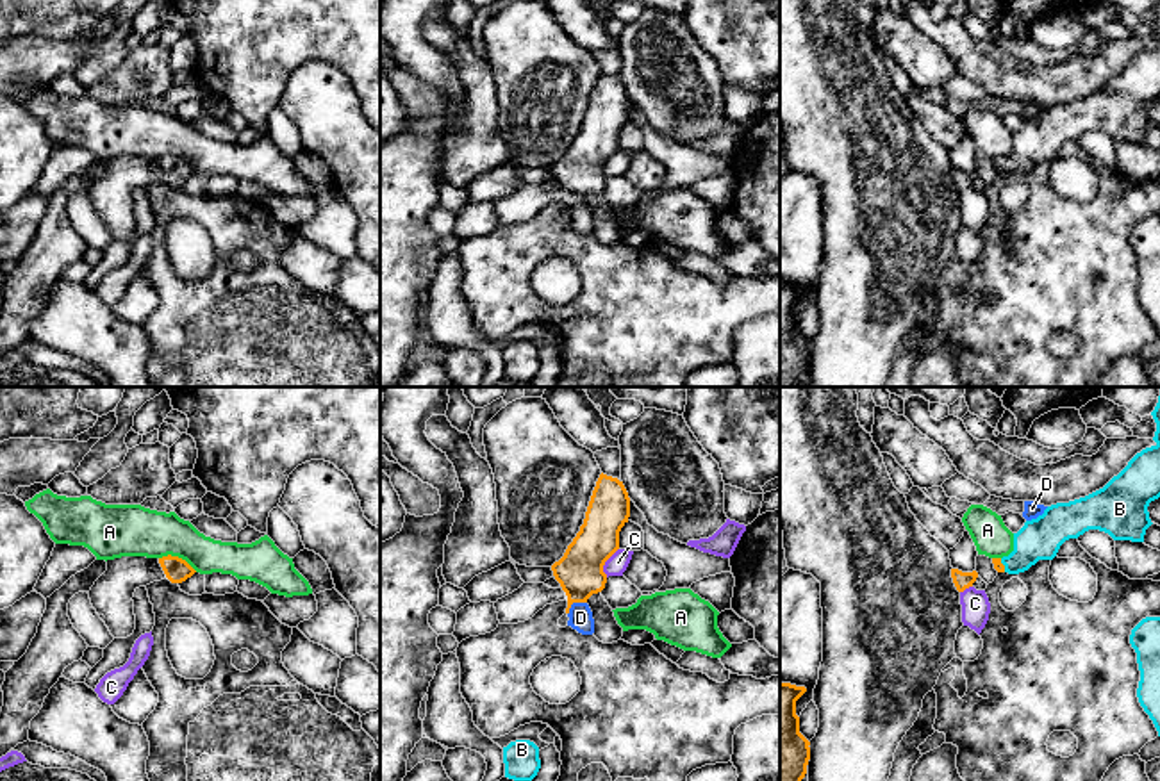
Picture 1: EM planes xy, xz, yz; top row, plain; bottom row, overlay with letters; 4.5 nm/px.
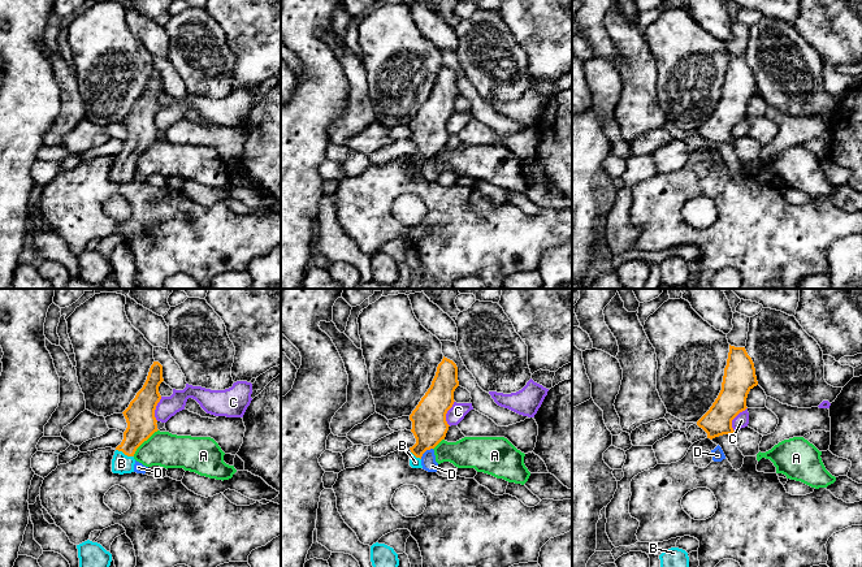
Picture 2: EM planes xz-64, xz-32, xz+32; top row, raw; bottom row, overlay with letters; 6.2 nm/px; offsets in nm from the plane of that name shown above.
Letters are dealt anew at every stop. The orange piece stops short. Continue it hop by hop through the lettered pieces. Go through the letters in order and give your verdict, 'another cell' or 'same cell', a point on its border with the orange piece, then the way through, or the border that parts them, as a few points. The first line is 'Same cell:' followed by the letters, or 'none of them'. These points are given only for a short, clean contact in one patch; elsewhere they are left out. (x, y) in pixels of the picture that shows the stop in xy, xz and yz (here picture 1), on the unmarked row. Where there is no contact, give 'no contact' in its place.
Same cell: B
A: another cell; meets orange in xy at (177, 157); border along xy (159, 157), (181, 157), (197, 172)
B: same cell; meets orange in yz at (1003, 166); runs through yz (998, 166), (1003, 166), (1014, 164), (1039, 139)
C: another cell; meets orange in xz at (605, 161); border along xz (618, 148), (604, 166), (605, 177)
D: another cell; meets orange in xz at (573, 202); border along xz (586, 202), (575, 202), (568, 214)

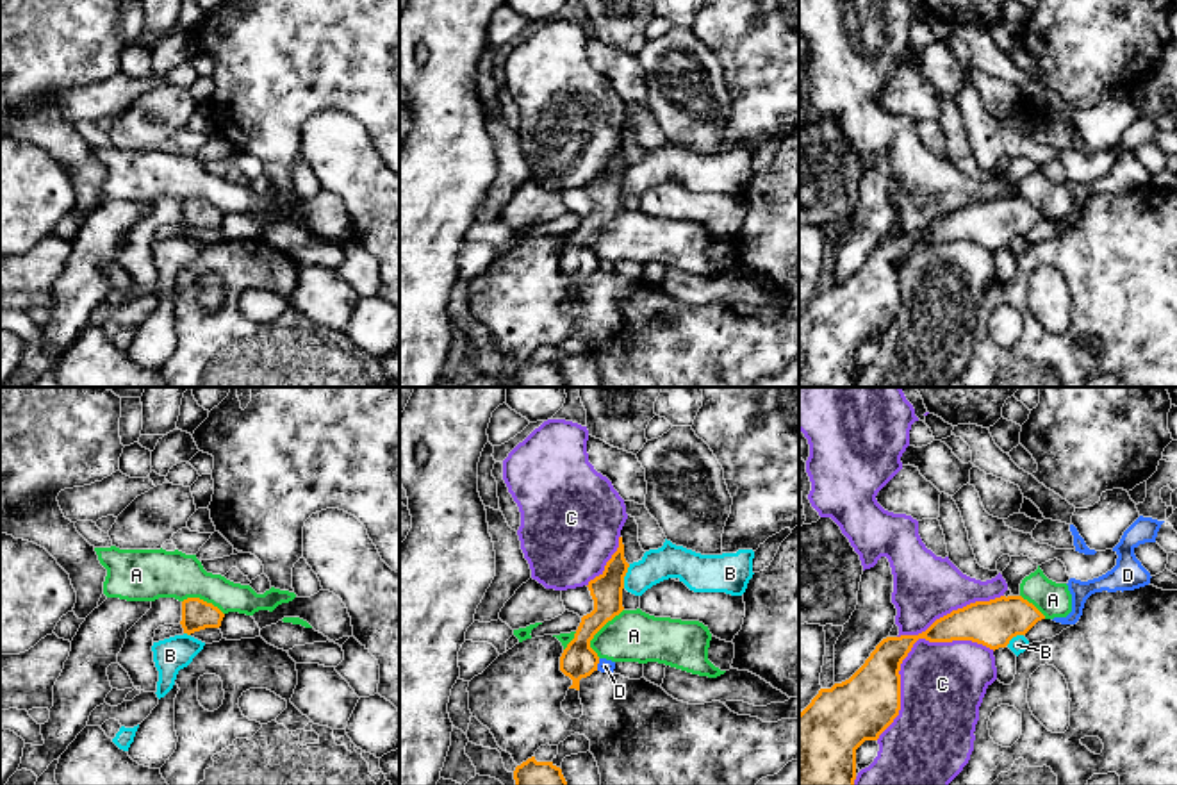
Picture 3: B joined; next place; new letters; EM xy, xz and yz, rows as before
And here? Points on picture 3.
Same cell: none of them
A: another cell; meets orange in xz at (598, 231); border along xz (623, 209), (591, 241), (591, 248), (598, 257)
B: another cell; meets orange in xz at (625, 175); border along xz (630, 165), (623, 188)
C: another cell; meets orange in yz at (913, 243)
D: another cell; meets orange in xz at (598, 263)

